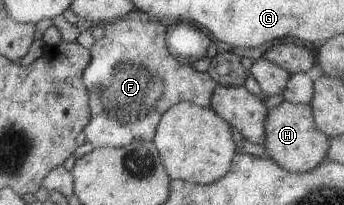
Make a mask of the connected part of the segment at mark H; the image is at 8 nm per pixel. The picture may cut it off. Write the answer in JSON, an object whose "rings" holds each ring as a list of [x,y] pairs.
{"rings":[[[283,100],[270,107],[264,119],[263,147],[271,151],[270,159],[289,173],[312,170],[325,160],[328,137],[316,128],[309,104],[294,104]]]}

